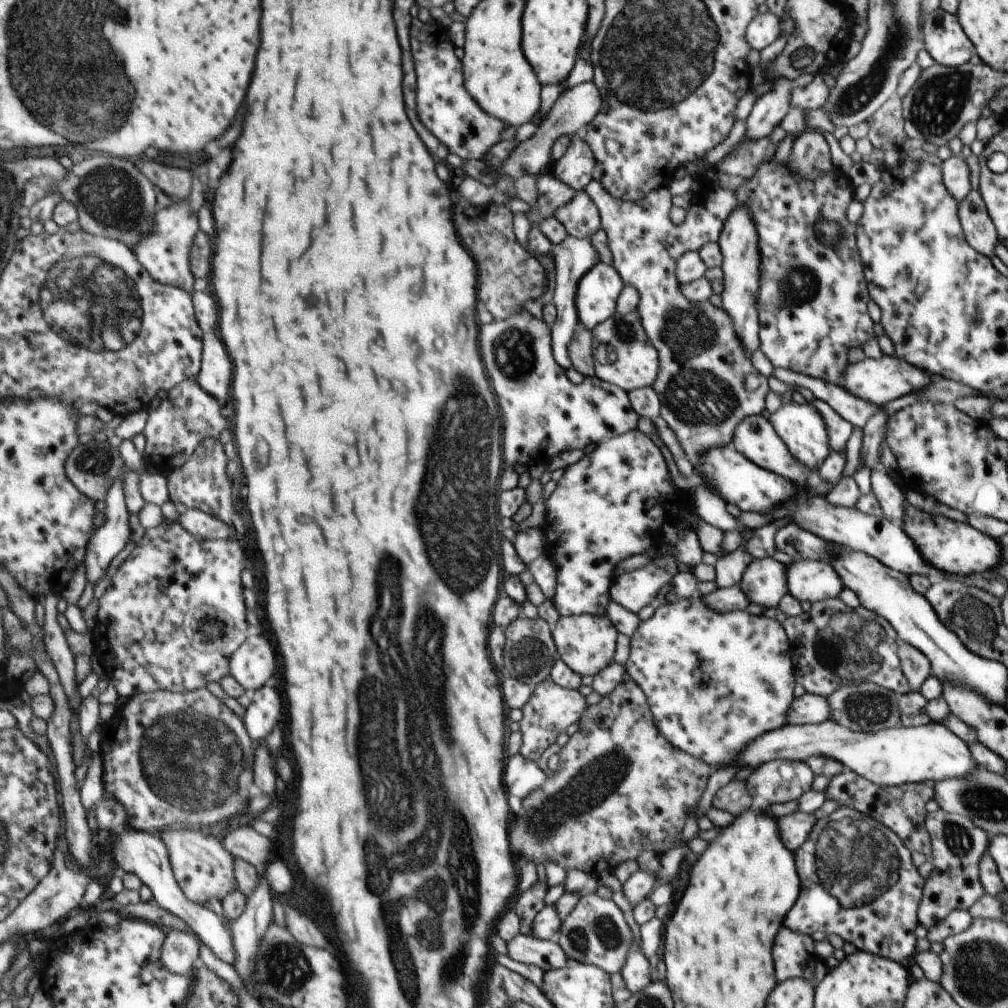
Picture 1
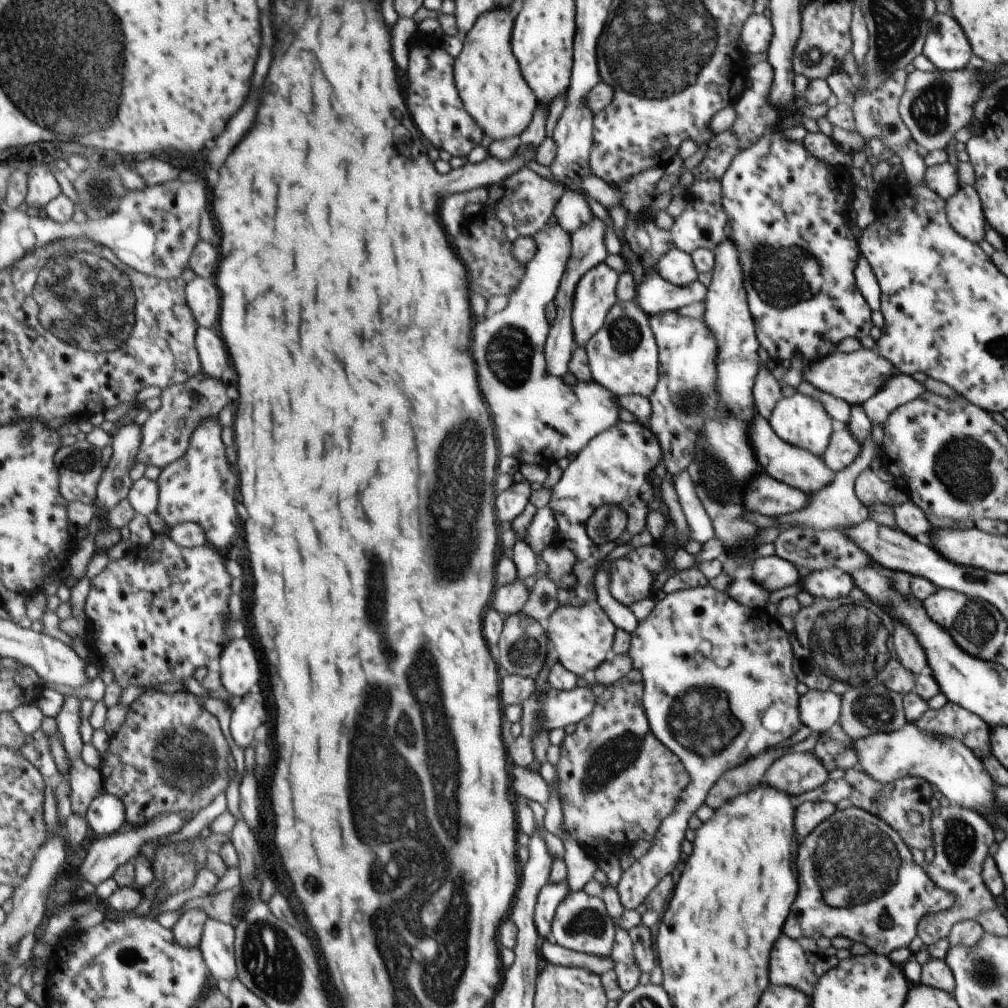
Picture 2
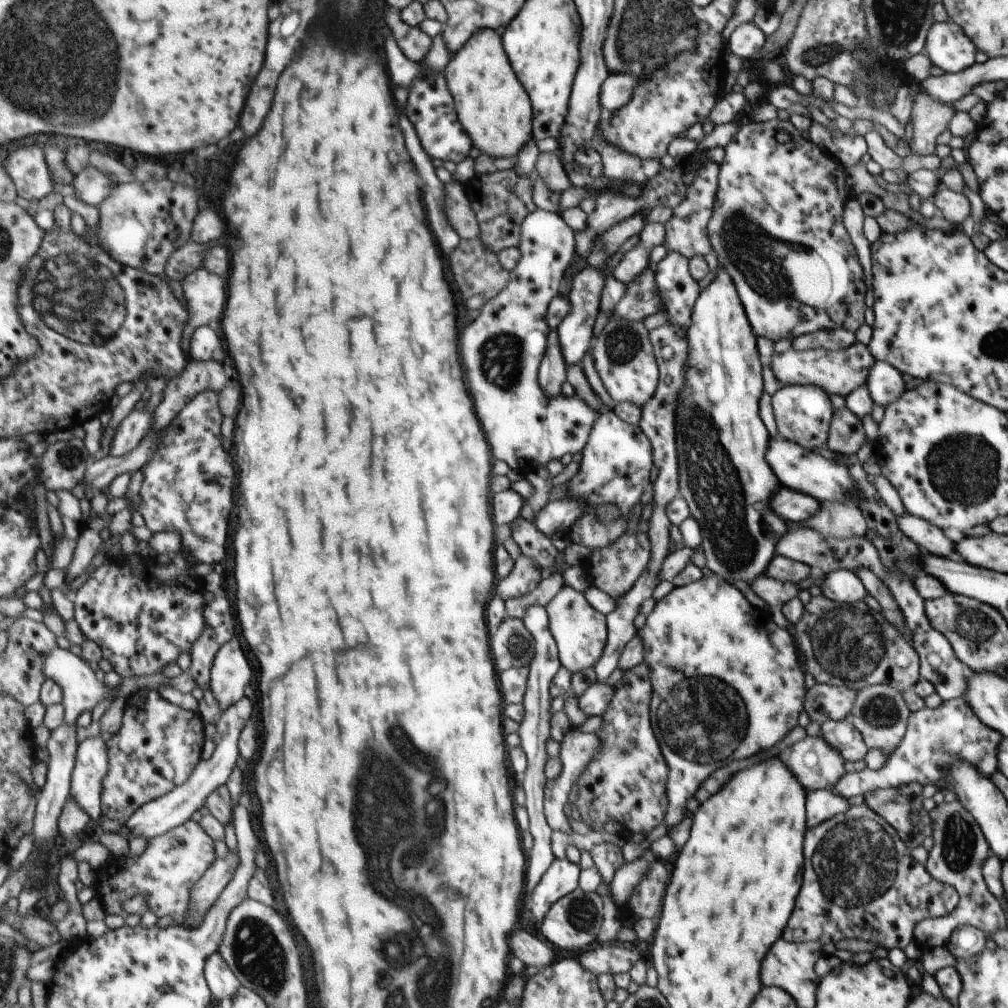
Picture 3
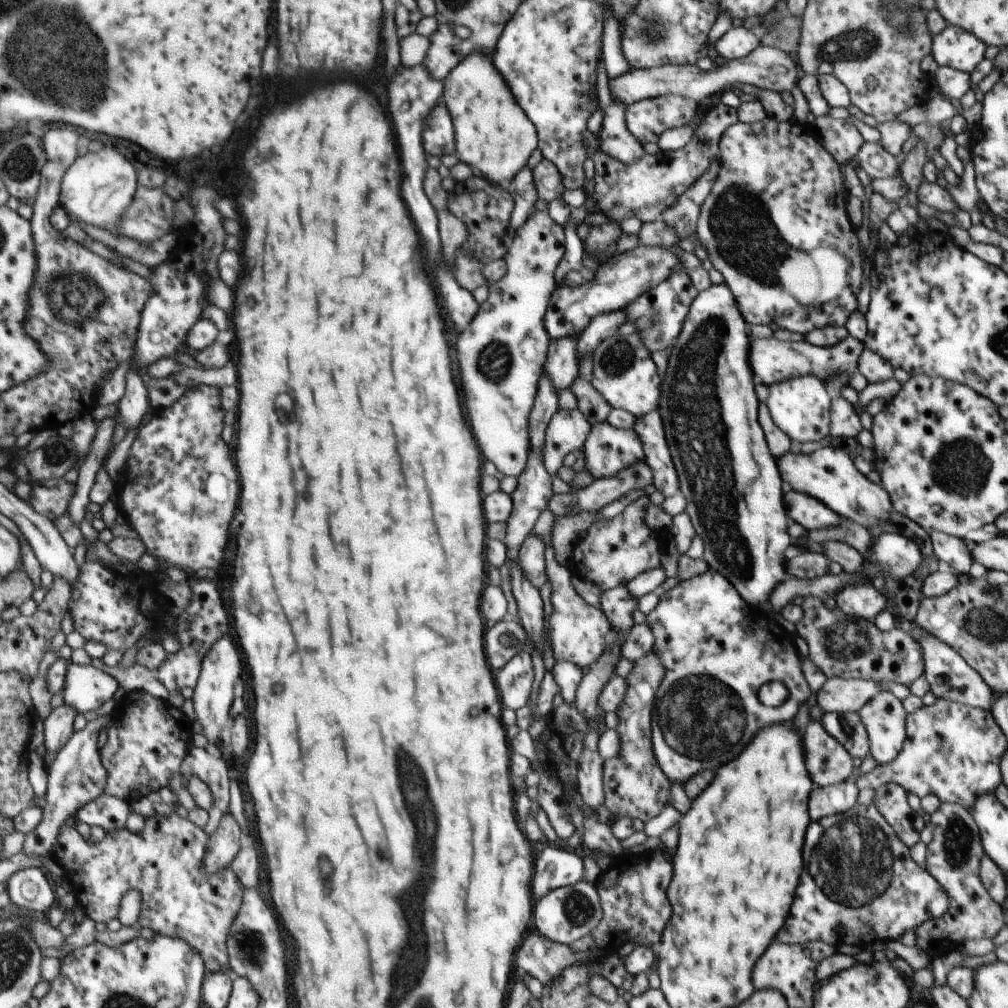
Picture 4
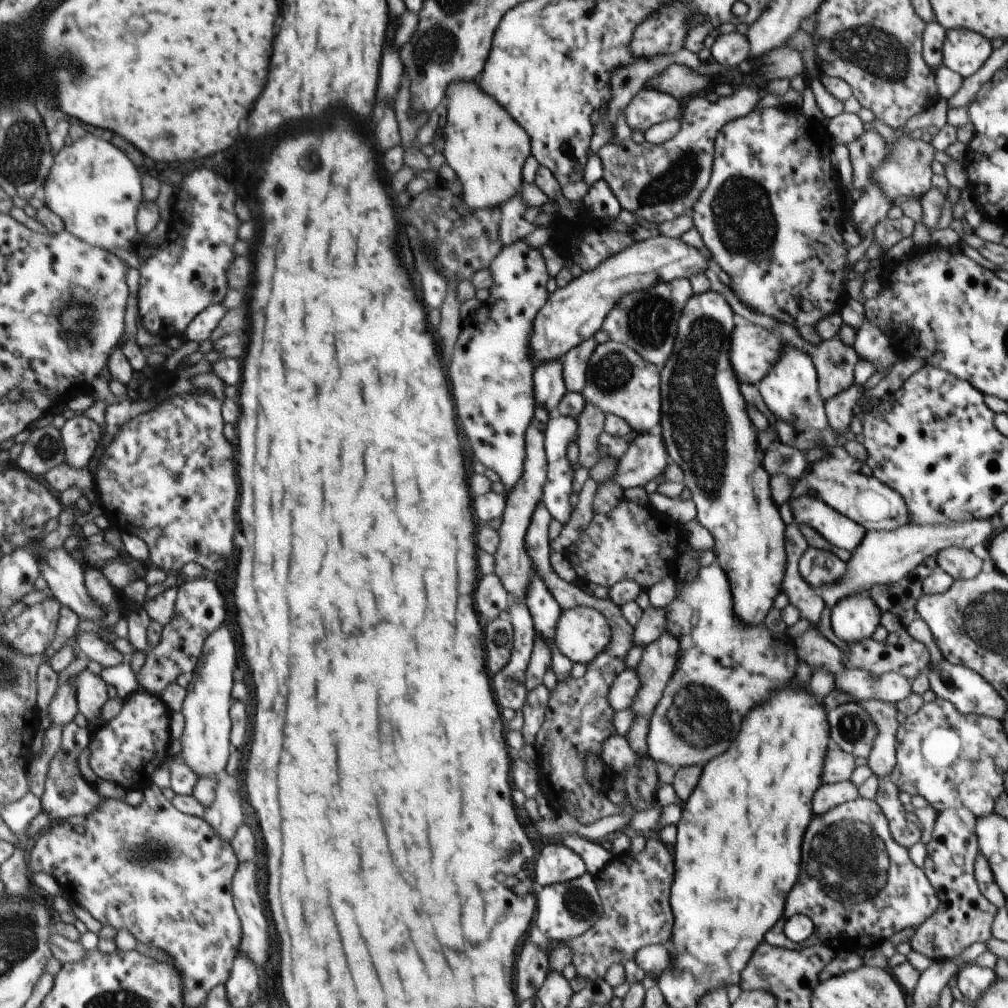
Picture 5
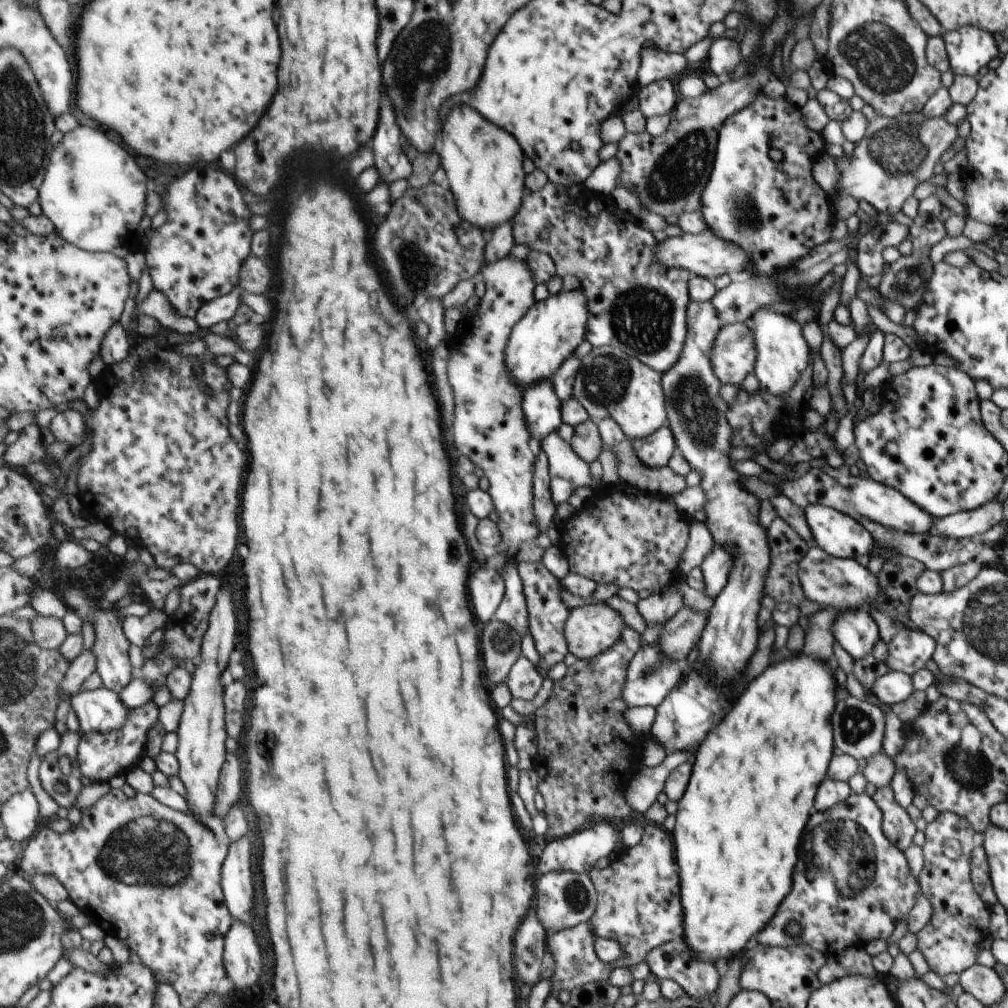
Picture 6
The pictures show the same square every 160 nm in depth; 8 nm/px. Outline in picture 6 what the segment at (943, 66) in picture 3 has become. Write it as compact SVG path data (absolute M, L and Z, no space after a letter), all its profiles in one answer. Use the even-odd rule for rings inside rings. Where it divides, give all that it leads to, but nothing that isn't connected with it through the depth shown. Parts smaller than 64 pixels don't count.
M962 26L941 35L948 65L954 75L975 78L975 74L997 56L995 42L984 29Z

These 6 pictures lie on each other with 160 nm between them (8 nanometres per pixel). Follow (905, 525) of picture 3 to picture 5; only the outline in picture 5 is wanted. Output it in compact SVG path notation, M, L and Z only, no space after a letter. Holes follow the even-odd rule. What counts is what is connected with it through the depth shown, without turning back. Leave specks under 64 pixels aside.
M949 545L934 555L936 566L949 573L953 580L970 579L982 570L982 562L971 550Z

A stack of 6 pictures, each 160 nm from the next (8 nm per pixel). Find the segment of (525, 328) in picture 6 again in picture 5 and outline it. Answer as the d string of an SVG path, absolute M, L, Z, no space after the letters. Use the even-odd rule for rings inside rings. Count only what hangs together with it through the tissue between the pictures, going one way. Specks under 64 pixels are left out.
M651 234L650 238L632 242L591 271L573 277L565 286L557 287L549 293L547 302L537 311L531 339L534 361L539 364L549 359L560 360L580 341L591 339L622 296L645 291L657 283L688 279L691 275L703 273L711 258L704 258L700 253L683 244L680 239Z

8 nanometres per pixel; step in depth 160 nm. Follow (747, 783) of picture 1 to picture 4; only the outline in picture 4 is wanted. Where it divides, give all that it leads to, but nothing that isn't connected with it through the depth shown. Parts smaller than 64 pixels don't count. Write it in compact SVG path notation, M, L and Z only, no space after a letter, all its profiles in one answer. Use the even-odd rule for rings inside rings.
M810 720L802 730L802 748L805 749L807 772L818 787L843 782L851 776L852 755L838 740L829 736L820 721Z

